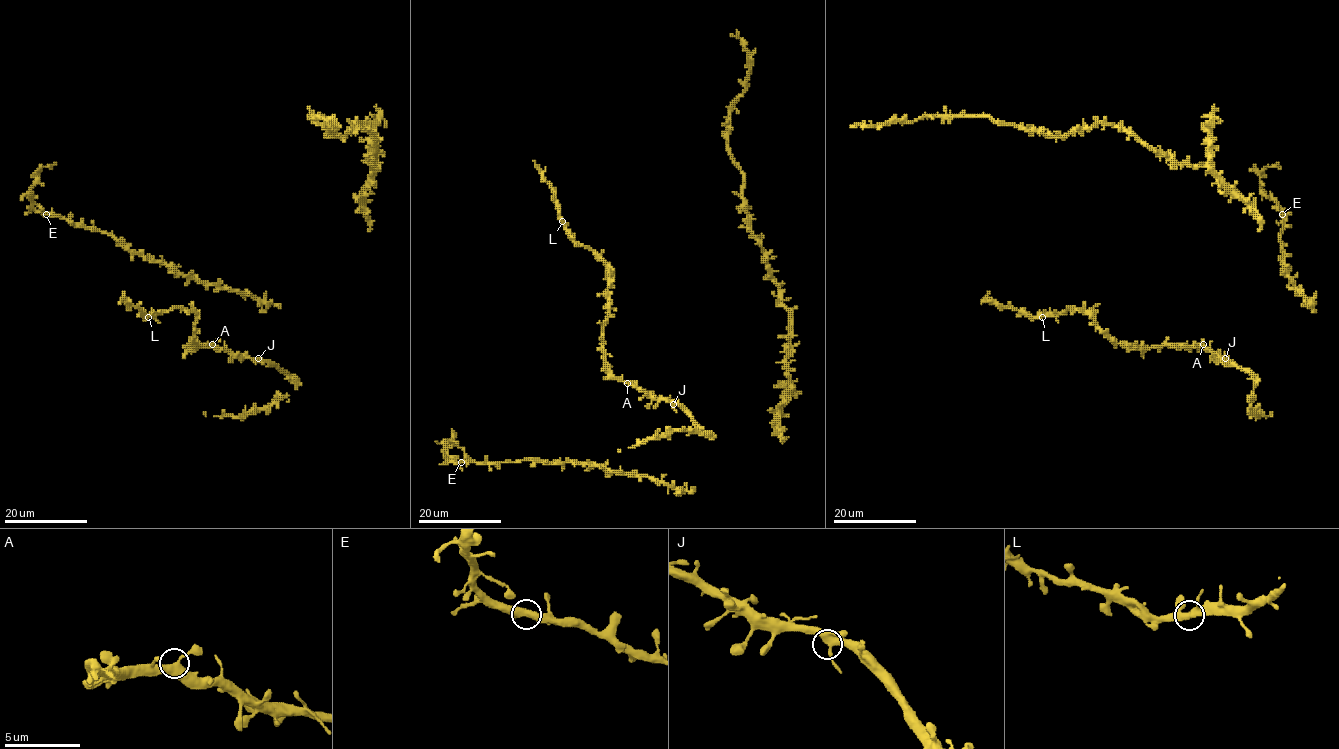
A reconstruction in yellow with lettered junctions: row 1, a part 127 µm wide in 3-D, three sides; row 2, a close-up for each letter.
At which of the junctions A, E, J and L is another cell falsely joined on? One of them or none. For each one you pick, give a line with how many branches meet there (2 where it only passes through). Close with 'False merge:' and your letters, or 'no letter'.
False merge: no letter

